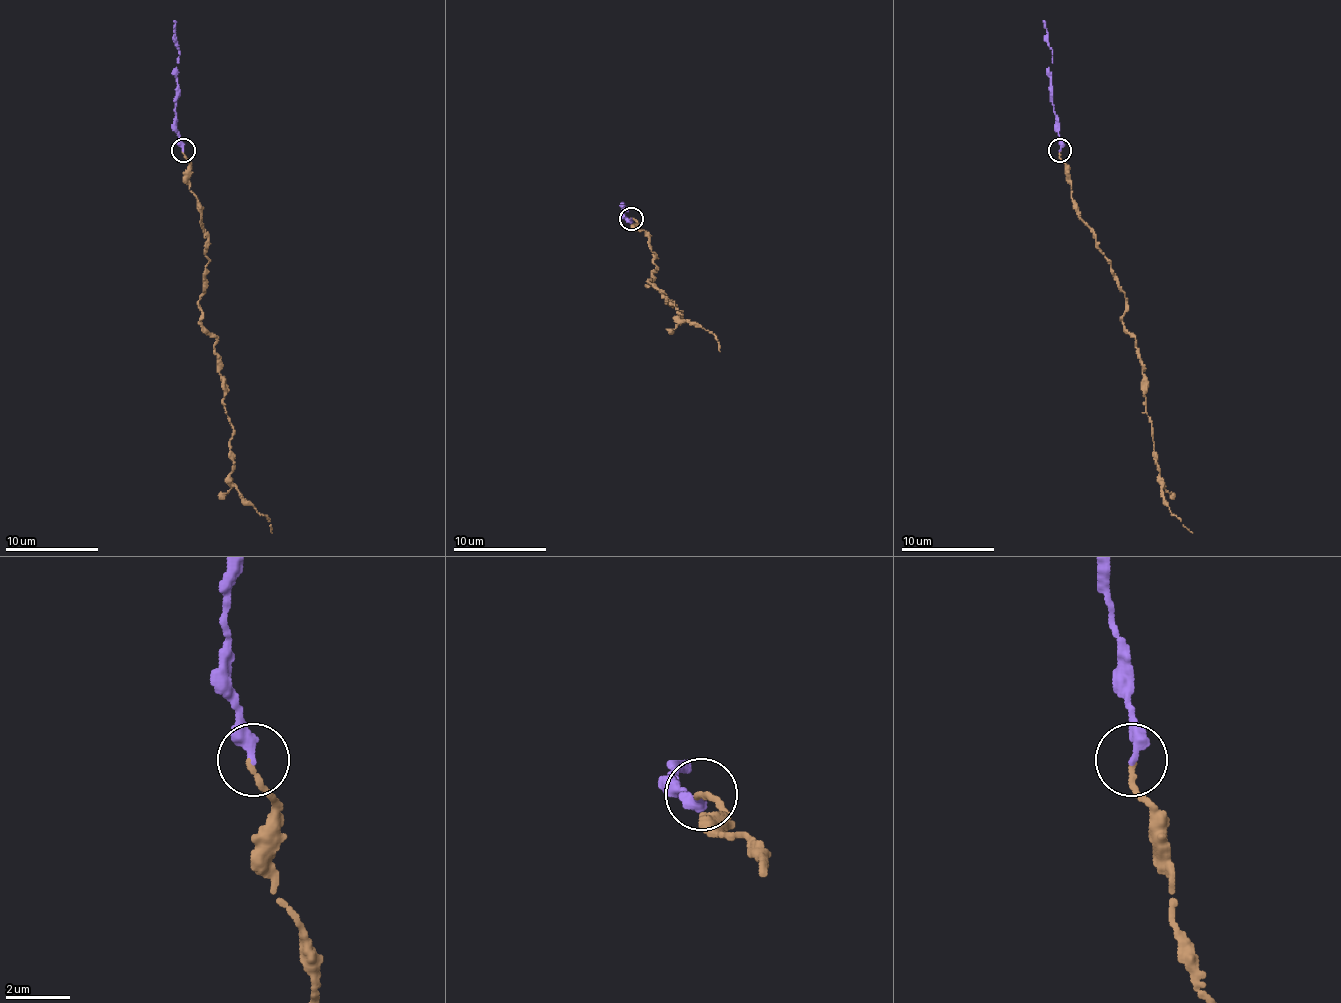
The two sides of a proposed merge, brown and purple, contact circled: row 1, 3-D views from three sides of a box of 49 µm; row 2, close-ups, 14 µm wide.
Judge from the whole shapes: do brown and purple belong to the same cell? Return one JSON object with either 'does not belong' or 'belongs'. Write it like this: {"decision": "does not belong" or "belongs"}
{"decision": "belongs"}

